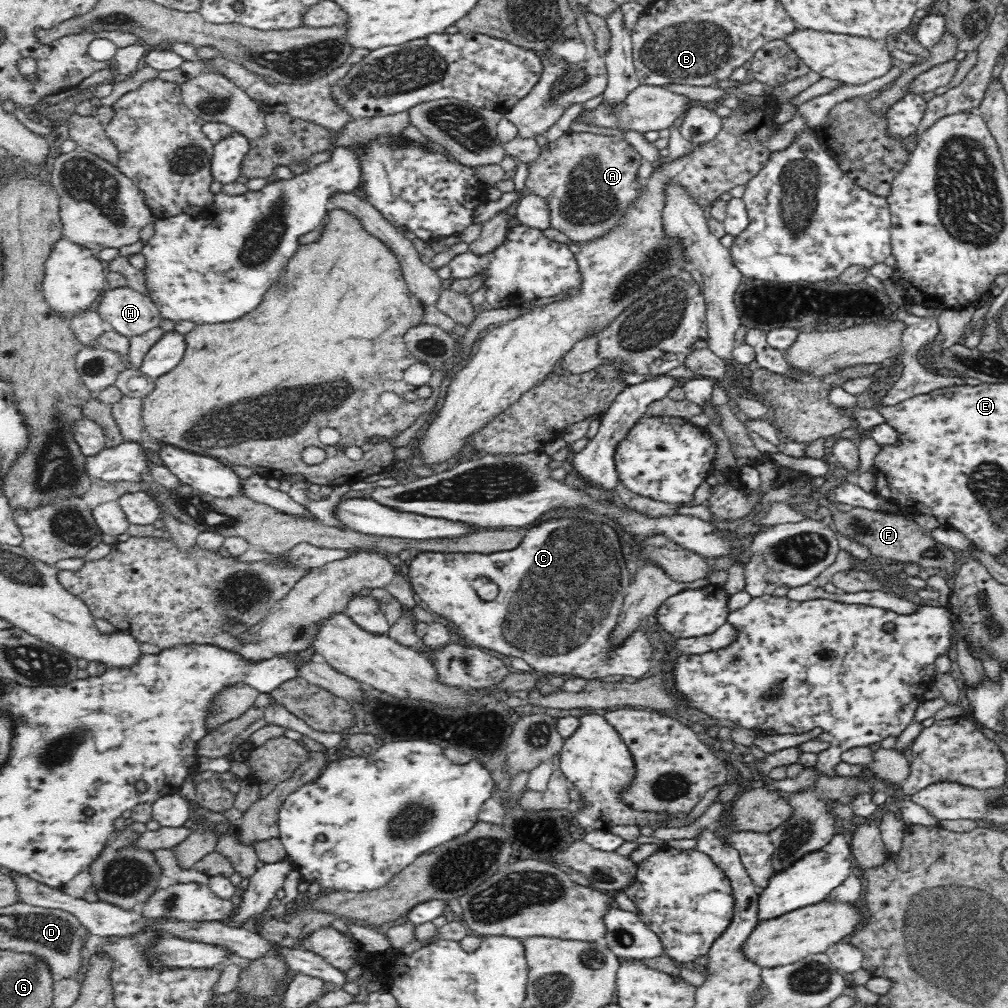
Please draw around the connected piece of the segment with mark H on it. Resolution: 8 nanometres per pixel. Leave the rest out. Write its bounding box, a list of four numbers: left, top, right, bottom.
[96,286,162,338]

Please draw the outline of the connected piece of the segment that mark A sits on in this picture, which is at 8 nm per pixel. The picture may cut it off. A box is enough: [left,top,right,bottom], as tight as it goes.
[525,132,646,244]

